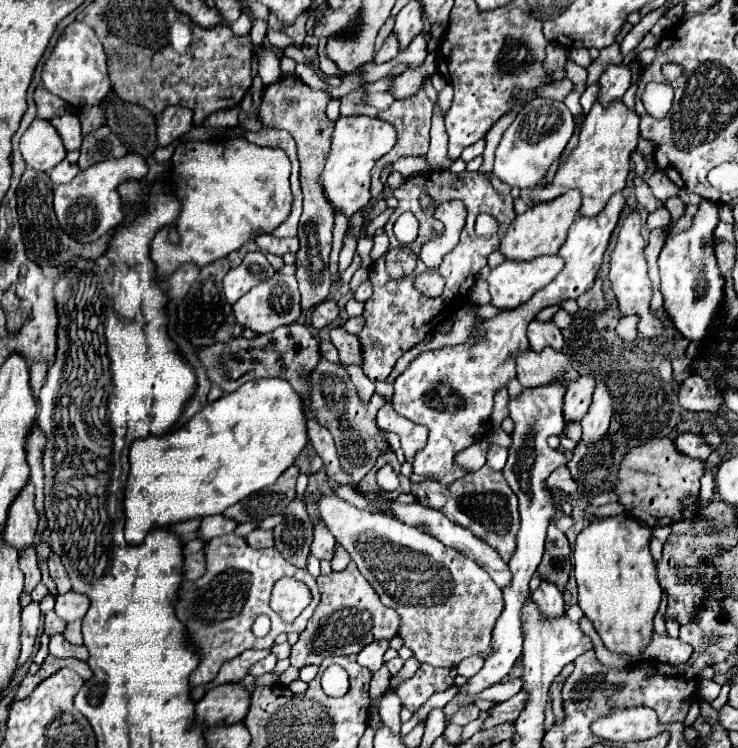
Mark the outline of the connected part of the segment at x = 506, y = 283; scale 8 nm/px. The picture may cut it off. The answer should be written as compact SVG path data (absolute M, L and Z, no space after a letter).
M541 256L533 258L529 262L503 262L497 268L491 270L487 282L489 282L489 294L491 294L491 304L501 310L513 310L527 302L537 290L545 288L563 268L563 258L561 256Z

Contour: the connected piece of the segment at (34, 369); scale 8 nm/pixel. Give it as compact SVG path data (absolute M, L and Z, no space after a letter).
M35 362L31 364L31 370L29 370L29 380L31 380L31 392L33 396L37 398L37 392L41 390L41 384L45 384L45 376L47 376L47 364L43 362Z

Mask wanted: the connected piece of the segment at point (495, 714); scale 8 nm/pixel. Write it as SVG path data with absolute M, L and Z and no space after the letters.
M521 690L517 696L509 698L507 702L497 704L497 706L489 712L489 716L487 716L487 720L483 722L481 730L489 730L489 728L495 728L495 726L505 724L505 722L515 722L517 716L519 716L519 712L521 712L523 706L525 706L525 700L527 700L527 692Z

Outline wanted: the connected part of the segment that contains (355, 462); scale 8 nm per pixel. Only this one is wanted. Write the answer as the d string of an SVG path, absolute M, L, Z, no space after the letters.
M321 358L319 366L309 376L309 384L311 384L311 410L315 412L319 424L331 432L337 444L341 466L351 474L353 484L357 484L375 466L377 456L381 456L389 446L387 438L383 436L383 432L377 428L375 422L377 408L381 408L381 404L385 404L387 400L379 394L373 394L371 402L363 404L357 396L357 388L353 386L343 366L327 362L325 358Z

